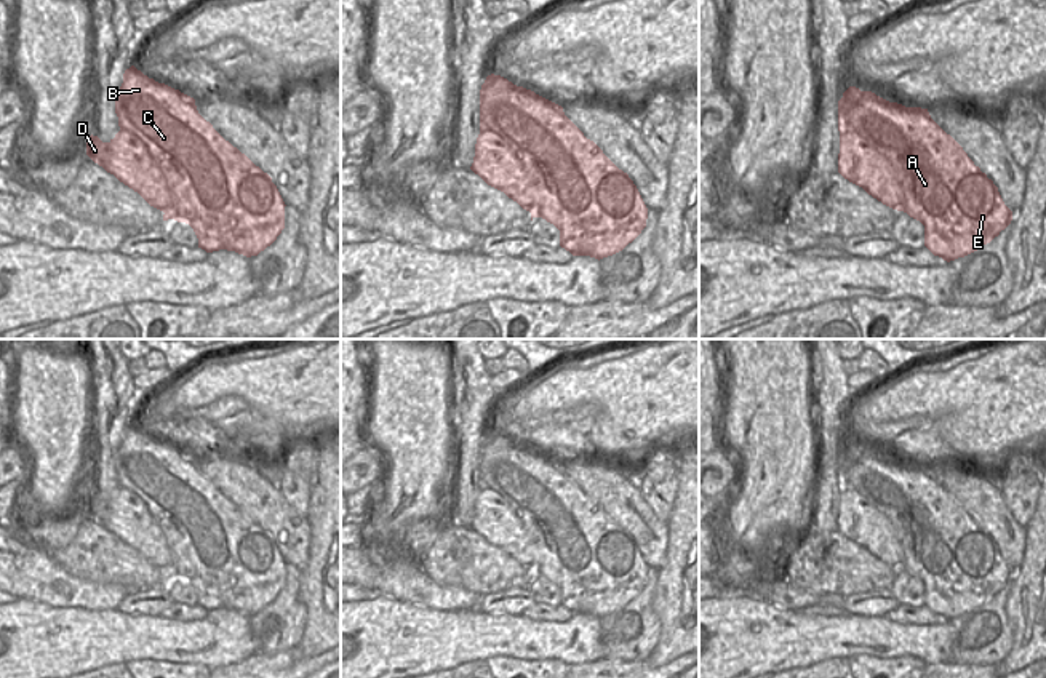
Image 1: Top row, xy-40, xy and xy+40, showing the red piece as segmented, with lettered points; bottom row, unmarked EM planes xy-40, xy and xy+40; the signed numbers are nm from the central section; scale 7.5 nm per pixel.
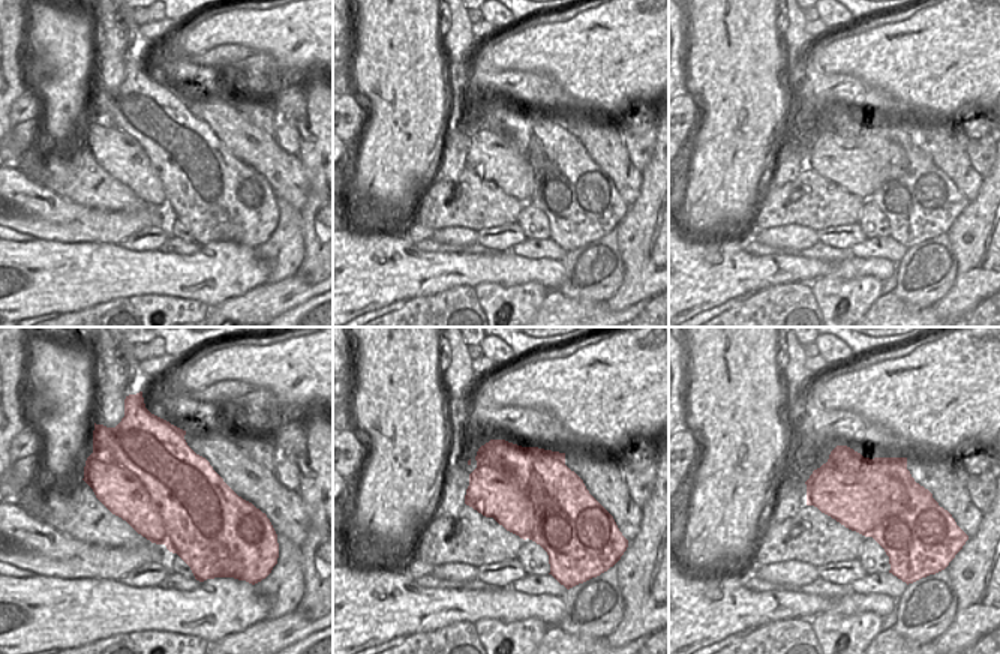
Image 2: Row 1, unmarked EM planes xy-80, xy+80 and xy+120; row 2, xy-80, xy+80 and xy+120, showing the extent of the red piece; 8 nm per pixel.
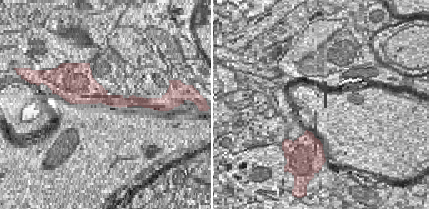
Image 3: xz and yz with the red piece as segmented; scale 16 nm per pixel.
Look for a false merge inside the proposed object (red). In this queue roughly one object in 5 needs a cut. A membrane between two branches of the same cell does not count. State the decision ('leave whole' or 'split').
split

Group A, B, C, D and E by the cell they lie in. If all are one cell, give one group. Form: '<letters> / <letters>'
A B C E / D

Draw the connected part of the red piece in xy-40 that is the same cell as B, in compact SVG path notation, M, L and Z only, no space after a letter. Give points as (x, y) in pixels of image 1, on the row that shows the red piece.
M131 66L115 94L115 114L118 126L134 133L149 147L168 182L173 208L163 214L163 221L189 224L198 248L206 253L227 249L251 257L277 240L285 229L286 206L277 185L198 114L194 98Z

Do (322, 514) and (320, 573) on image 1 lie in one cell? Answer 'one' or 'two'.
one

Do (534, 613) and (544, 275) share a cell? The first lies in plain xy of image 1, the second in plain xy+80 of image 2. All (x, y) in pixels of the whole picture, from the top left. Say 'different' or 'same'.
different

